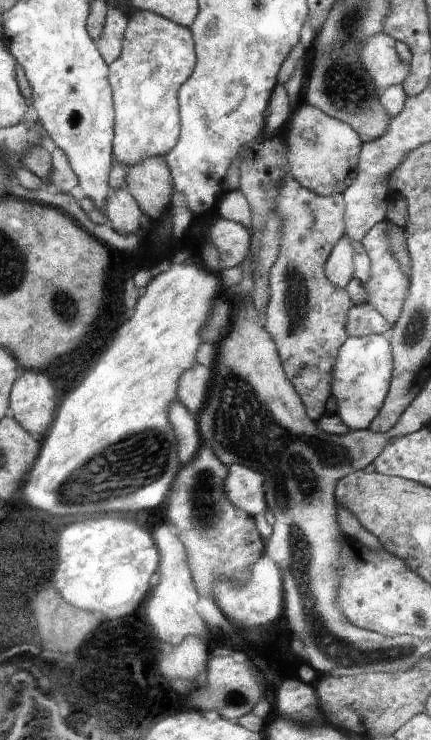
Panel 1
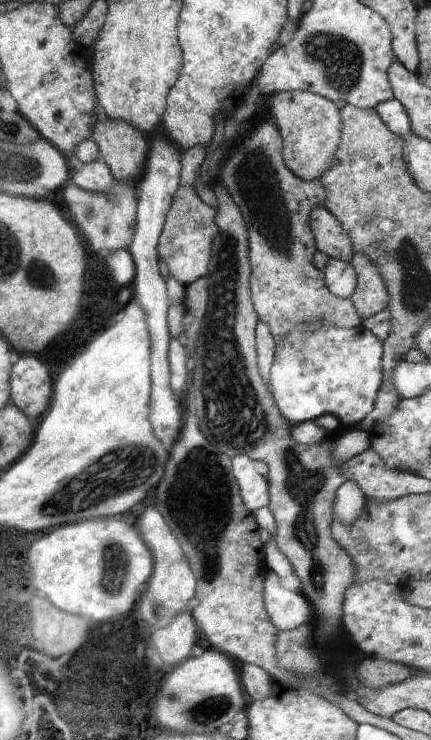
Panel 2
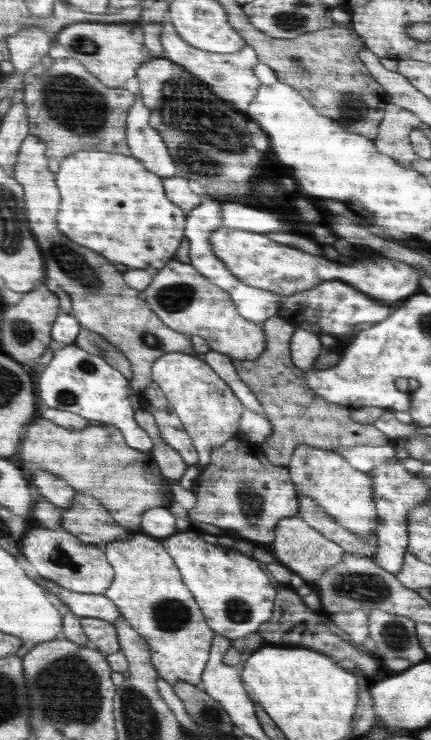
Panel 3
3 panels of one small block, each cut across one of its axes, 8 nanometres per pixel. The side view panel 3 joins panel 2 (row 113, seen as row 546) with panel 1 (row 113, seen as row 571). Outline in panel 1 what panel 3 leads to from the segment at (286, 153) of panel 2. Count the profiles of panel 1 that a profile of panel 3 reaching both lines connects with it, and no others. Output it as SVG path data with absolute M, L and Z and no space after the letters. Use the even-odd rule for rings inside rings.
M301 101L297 109L291 112L288 122L281 132L289 144L287 158L291 165L291 177L296 179L300 186L307 188L314 194L327 197L342 194L354 182L356 172L358 172L358 159L363 142L349 124L324 114L316 106Z

